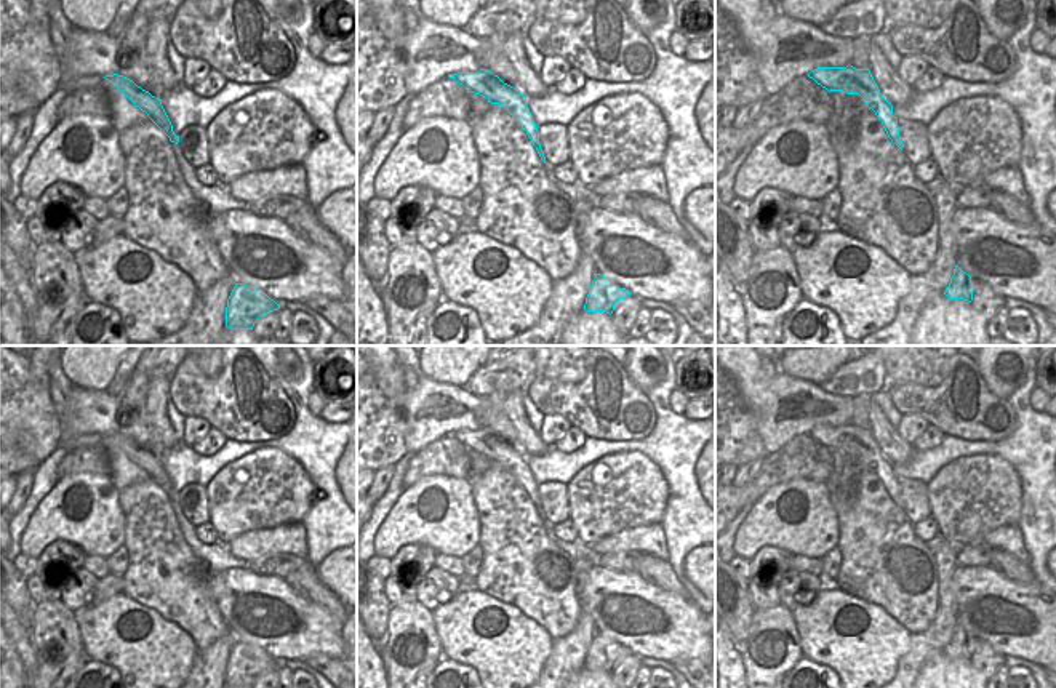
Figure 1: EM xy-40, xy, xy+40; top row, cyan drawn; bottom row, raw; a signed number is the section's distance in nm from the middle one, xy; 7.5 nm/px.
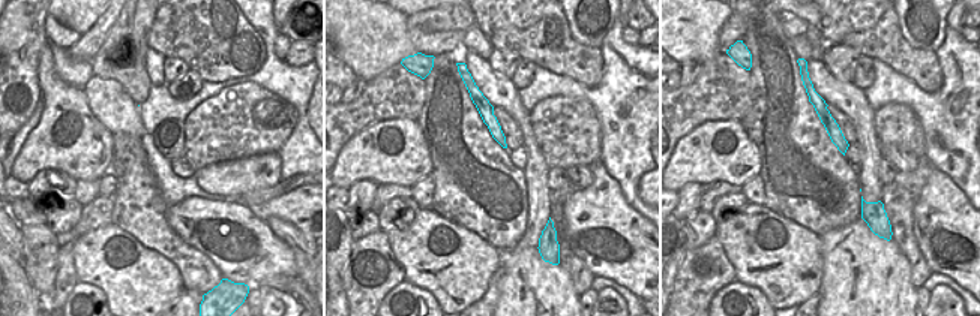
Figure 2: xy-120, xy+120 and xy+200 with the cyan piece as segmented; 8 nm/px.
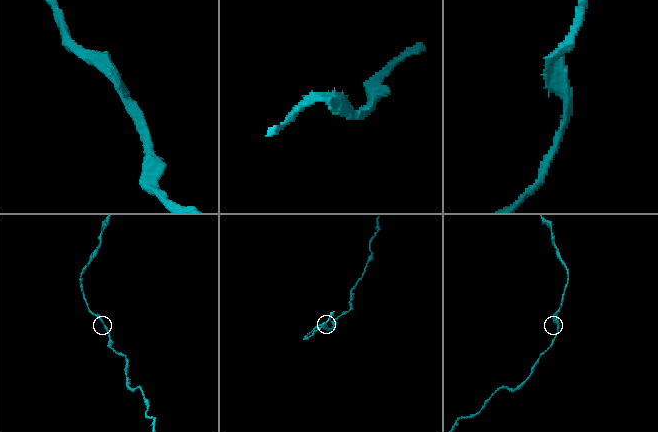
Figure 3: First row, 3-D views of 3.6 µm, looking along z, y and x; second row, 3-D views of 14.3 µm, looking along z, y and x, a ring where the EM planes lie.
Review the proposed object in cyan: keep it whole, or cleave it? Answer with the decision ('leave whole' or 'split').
leave whole

